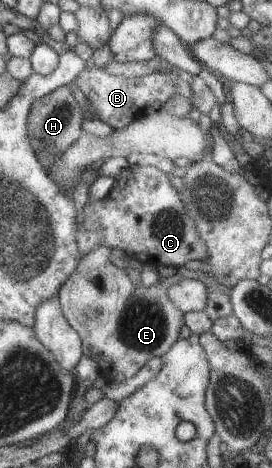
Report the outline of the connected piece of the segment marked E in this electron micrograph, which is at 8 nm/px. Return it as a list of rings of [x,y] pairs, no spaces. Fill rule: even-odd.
[[[100,245],[96,251],[82,258],[78,269],[70,275],[70,279],[62,286],[59,297],[66,319],[80,333],[83,341],[83,354],[98,363],[99,373],[109,383],[124,381],[134,377],[152,357],[164,355],[173,343],[178,341],[178,331],[184,323],[184,314],[169,299],[161,278],[154,285],[146,287],[137,285],[130,279],[126,269],[116,267],[110,259],[112,249],[108,245]]]

